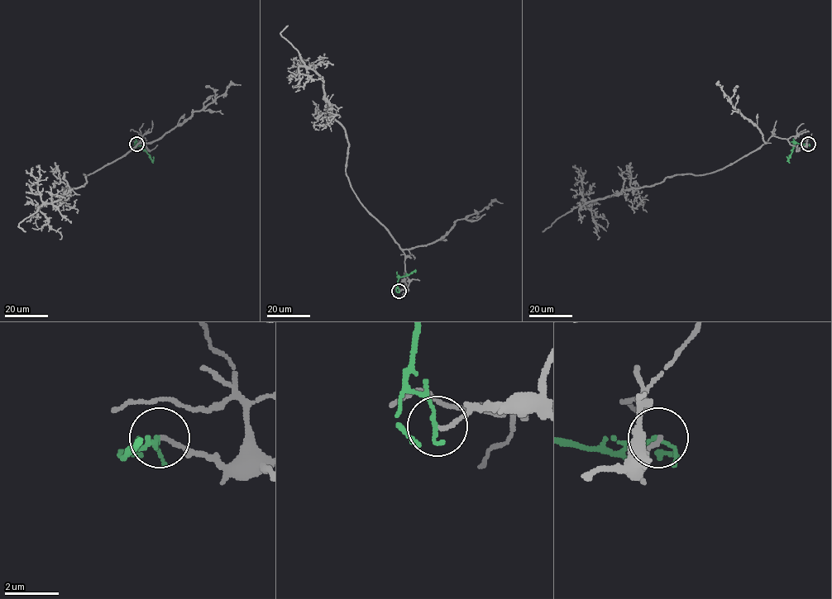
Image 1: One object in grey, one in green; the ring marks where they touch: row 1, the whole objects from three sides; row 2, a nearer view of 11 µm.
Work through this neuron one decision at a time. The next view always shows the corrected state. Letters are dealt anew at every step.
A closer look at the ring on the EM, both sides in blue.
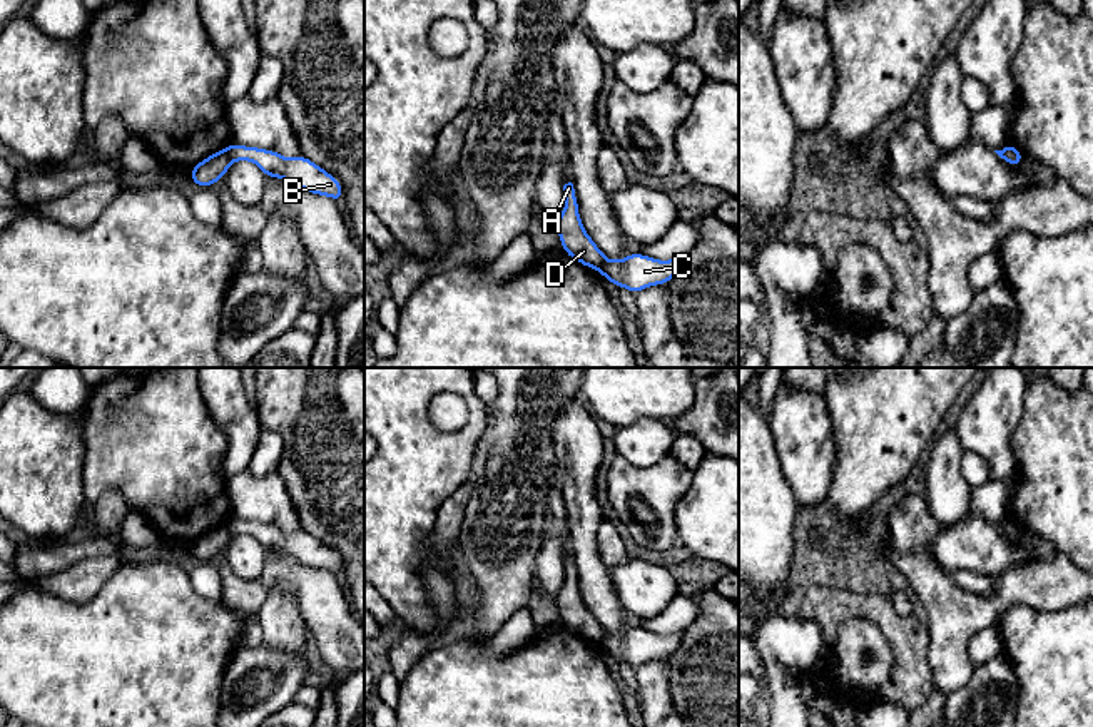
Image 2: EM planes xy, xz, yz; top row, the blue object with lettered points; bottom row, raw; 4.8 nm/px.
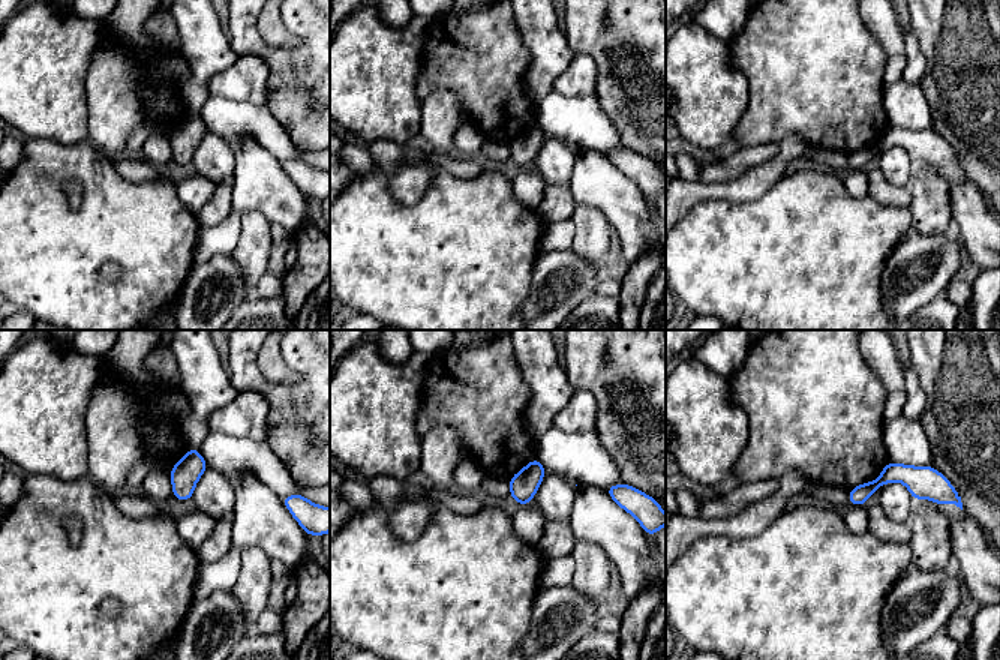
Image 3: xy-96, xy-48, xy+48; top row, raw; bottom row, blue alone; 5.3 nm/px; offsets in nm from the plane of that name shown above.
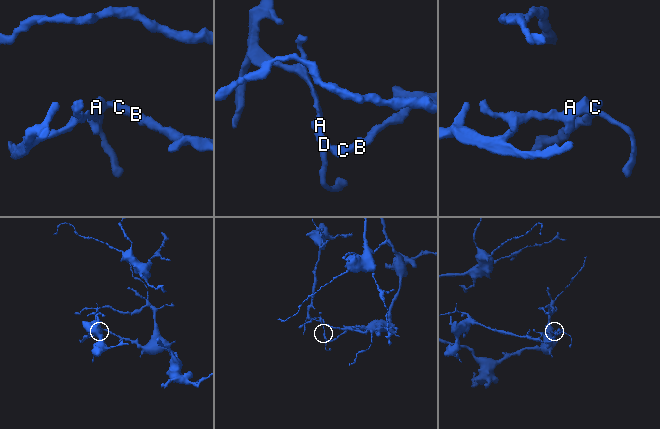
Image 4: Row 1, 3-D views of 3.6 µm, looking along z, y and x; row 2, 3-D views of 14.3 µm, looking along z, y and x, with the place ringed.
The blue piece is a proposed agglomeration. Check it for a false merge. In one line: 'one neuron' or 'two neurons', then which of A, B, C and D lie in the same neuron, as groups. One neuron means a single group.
two neurons; A D / B C

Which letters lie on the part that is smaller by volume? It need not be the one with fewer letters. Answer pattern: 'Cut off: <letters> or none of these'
Cut off: A, D

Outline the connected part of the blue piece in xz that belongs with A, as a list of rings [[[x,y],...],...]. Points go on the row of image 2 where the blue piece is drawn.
[[[572,182],[565,184],[563,191],[565,191],[565,209],[555,224],[562,241],[562,247],[572,259],[578,261],[580,264],[590,269],[600,271],[607,257],[587,234],[580,221],[578,201],[573,184]]]

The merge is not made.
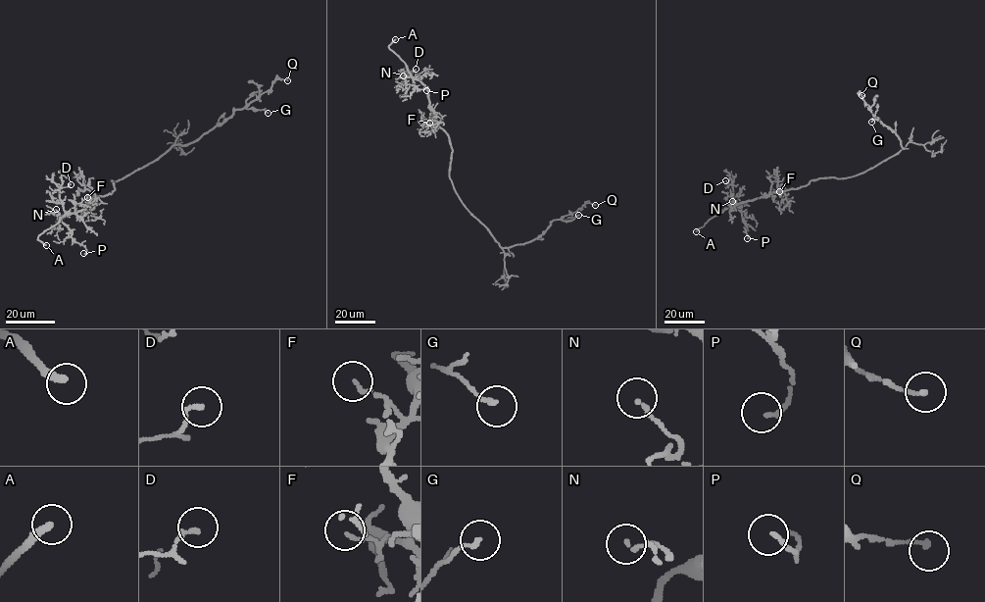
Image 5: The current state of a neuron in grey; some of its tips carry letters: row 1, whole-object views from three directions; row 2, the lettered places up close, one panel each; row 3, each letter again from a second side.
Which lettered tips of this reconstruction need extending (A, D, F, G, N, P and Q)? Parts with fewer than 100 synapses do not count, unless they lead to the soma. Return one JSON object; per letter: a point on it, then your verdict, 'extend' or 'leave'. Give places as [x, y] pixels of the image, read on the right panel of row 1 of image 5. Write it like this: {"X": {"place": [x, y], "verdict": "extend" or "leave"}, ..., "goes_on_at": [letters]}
{"A": {"place": [696, 231], "verdict": "extend"}, "D": {"place": [725, 180], "verdict": "leave"}, "F": {"place": [779, 191], "verdict": "leave"}, "G": {"place": [871, 122], "verdict": "leave"}, "N": {"place": [732, 201], "verdict": "leave"}, "P": {"place": [747, 238], "verdict": "leave"}, "Q": {"place": [861, 95], "verdict": "leave"}, "goes_on_at": ["A"]}

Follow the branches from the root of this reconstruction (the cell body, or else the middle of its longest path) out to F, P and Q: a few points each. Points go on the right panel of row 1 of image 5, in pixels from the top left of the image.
F: (853, 175), (812, 179), (805, 185), (779, 191)
P: (853, 175), (812, 179), (805, 185), (774, 191), (735, 204), (734, 207), (740, 211), (747, 238)
Q: (853, 175), (904, 148), (897, 134), (872, 115), (861, 95)

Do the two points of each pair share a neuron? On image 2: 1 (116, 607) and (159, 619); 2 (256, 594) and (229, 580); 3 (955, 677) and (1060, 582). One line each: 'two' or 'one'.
1: one
2: one
3: one

